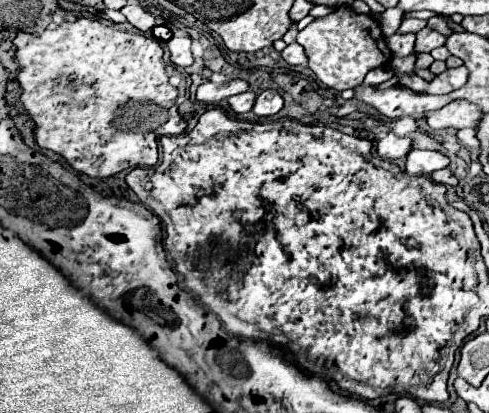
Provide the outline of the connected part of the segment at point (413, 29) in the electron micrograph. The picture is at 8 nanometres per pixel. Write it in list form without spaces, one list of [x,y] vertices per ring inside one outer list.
[[[407,18],[405,19],[405,25],[401,25],[397,33],[413,33],[416,34],[418,31],[423,29],[426,26],[427,20],[421,20],[416,18]]]

